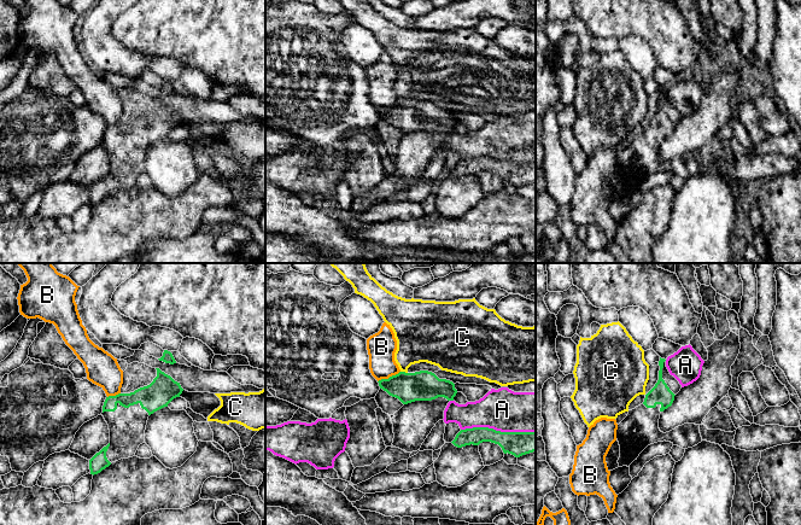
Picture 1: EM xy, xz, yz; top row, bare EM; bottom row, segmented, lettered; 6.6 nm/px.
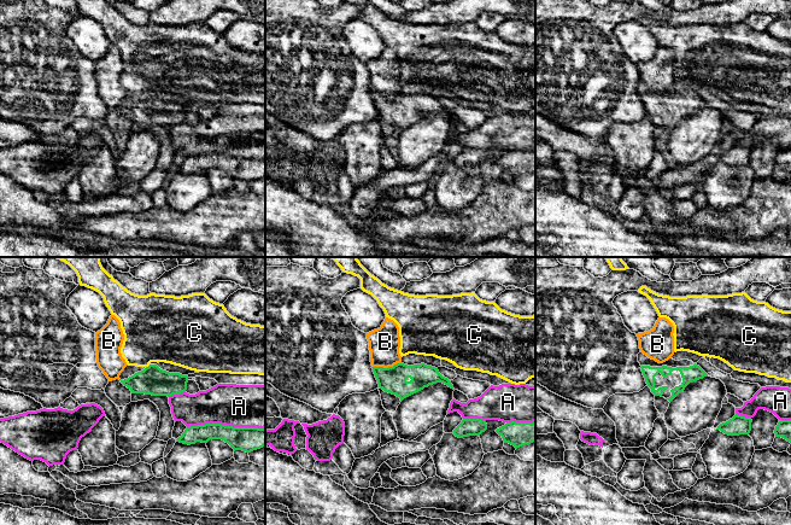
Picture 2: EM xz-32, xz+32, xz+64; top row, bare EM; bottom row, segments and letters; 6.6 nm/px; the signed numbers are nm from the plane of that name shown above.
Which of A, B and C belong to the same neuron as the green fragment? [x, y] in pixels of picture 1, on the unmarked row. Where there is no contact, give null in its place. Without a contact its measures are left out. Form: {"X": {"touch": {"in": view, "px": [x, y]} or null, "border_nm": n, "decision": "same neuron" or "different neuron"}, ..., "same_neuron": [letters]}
{"A": {"touch": {"in": "xz", "px": [498, 161]}, "border_nm": 500, "decision": "different neuron"}, "B": {"touch": {"in": "xz", "px": [390, 106]}, "border_nm": 170, "decision": "different neuron"}, "C": {"touch": {"in": "xz", "px": [404, 101]}, "border_nm": 50, "decision": "different neuron"}, "same_neuron": []}

